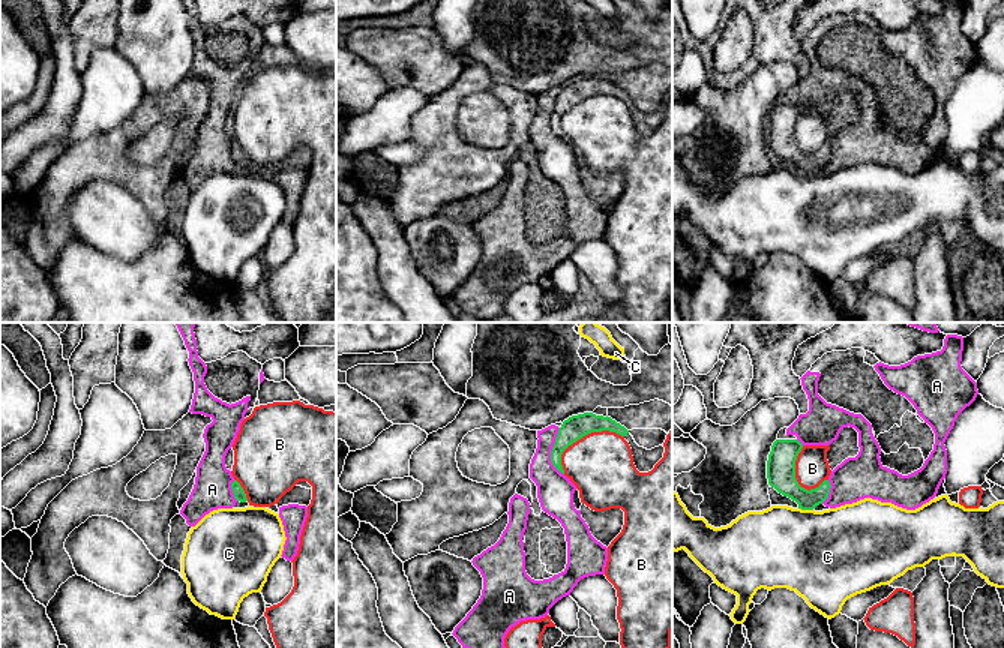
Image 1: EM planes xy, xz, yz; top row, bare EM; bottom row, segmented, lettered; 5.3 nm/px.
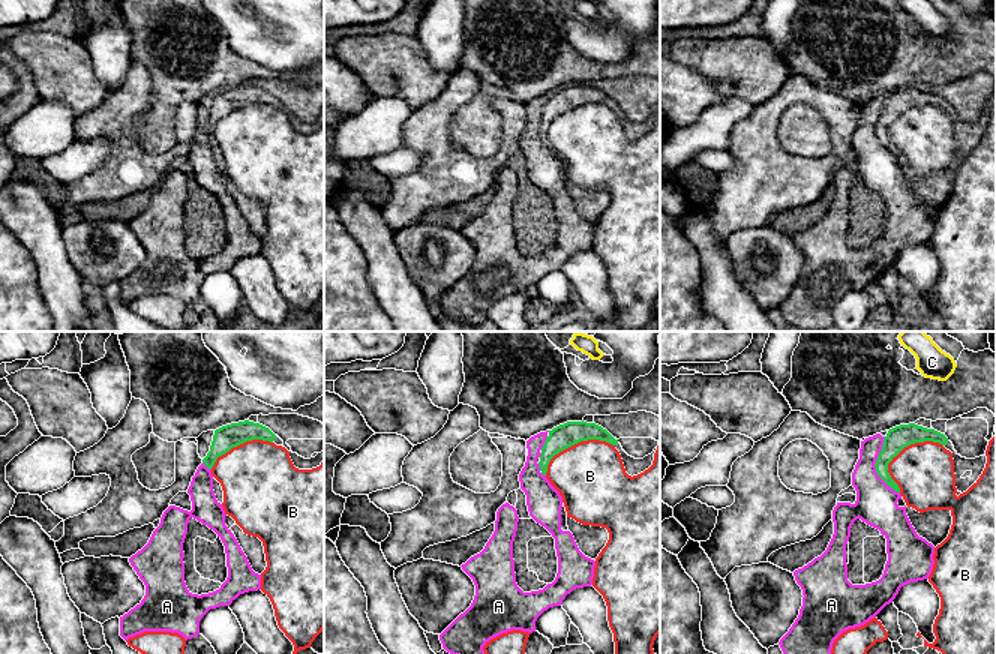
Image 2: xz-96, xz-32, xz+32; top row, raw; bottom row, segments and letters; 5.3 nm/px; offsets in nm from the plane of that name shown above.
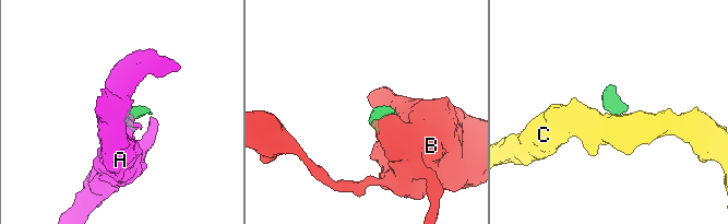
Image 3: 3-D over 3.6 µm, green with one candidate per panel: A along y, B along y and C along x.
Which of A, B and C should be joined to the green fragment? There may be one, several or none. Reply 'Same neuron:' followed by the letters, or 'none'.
Same neuron: none

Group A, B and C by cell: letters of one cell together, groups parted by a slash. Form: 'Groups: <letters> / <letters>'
Groups: A / B / C

